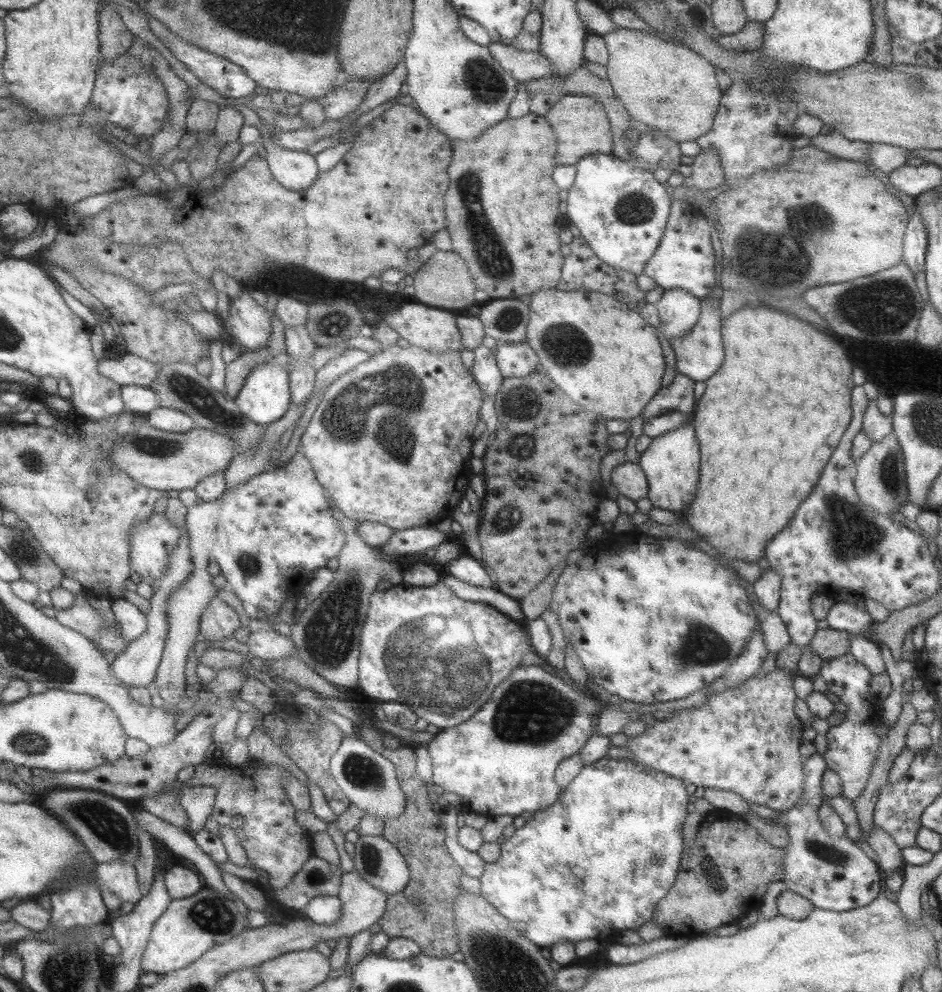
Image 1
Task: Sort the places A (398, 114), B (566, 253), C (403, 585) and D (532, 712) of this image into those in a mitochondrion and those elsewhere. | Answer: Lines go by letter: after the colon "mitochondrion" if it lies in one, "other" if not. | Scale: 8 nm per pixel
A: other
B: other
C: other
D: mitochondrion

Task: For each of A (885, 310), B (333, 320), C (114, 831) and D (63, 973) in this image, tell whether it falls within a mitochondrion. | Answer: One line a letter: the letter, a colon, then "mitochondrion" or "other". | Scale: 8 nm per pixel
A: mitochondrion
B: mitochondrion
C: mitochondrion
D: mitochondrion

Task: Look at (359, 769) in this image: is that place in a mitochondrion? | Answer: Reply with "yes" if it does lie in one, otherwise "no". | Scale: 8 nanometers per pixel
yes

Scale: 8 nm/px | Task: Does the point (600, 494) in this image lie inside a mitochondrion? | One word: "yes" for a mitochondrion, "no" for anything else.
no

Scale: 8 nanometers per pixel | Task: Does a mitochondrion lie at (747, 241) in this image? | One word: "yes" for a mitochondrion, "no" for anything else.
yes

